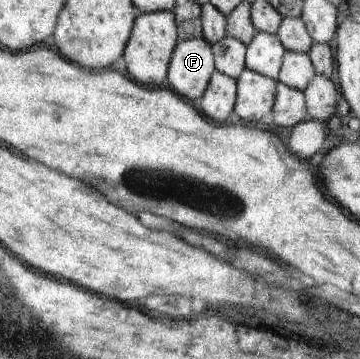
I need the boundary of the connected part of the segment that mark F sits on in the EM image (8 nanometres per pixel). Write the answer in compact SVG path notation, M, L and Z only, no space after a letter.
M205 37L179 41L167 81L178 94L198 103L216 70L213 44Z

